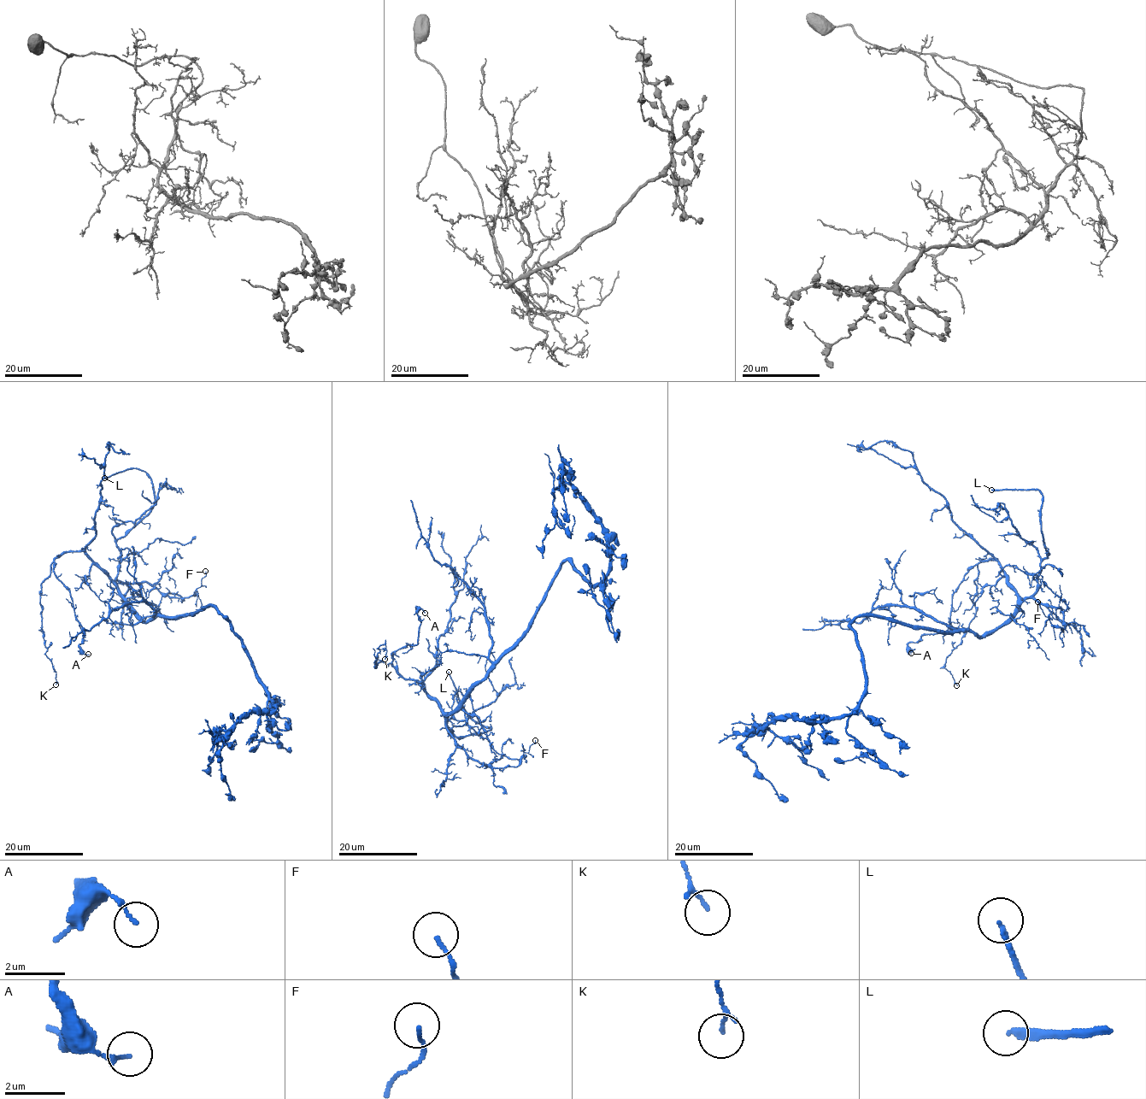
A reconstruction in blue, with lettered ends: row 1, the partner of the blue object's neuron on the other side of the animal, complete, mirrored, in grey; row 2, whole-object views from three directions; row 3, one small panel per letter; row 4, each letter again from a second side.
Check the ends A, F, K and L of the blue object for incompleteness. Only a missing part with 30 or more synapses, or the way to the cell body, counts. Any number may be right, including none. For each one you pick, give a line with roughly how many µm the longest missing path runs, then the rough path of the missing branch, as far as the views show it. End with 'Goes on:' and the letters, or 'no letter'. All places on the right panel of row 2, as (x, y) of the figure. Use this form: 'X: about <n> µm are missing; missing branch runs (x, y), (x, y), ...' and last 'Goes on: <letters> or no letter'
L: about 60 µm are missing; missing branch runs (991, 490), (976, 484), (970, 473), (956, 465), (956, 470), (1002, 517), (1022, 524), (1037, 539)
Goes on: L

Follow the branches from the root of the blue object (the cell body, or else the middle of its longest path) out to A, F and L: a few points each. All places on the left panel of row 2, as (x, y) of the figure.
A: (189, 614), (143, 621), (93, 560), (64, 552), (54, 573), (69, 592), (84, 631), (80, 649), (88, 654)
F: (189, 614), (155, 614), (143, 621), (115, 580), (145, 582), (170, 597), (190, 597), (201, 585), (205, 571)
L: (189, 614), (155, 614), (143, 621), (117, 587), (116, 541), (149, 511), (155, 490), (138, 469), (104, 478)

